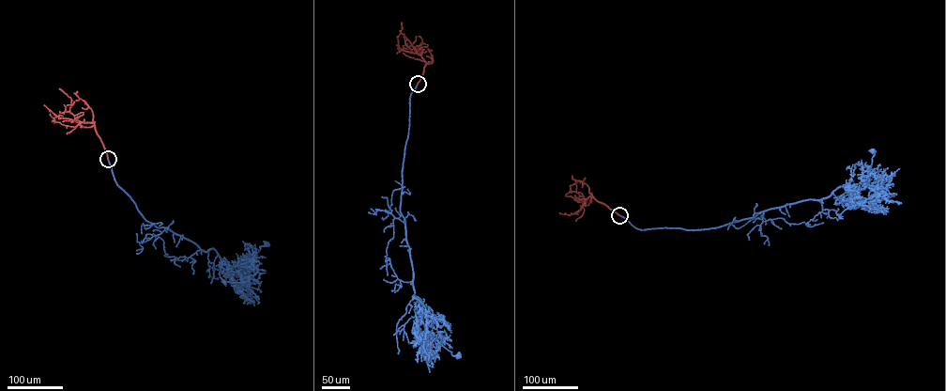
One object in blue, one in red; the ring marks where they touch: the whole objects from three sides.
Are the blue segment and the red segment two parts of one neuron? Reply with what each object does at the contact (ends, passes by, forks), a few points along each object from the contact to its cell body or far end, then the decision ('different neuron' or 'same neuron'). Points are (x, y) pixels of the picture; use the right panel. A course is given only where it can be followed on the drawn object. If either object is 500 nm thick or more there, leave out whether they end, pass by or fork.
blue runs (619, 215), (639, 229), (719, 226), (770, 209), (827, 198), (841, 186), (864, 188), (874, 154), (872, 150); red runs (619, 215), (591, 195), (585, 200), (576, 192), (577, 181), (573, 179); same neuron

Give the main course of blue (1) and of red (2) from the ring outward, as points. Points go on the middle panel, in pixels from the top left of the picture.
1: (418, 84), (410, 97), (400, 211), (419, 304), (419, 329), (452, 355), (458, 355)
2: (418, 84), (427, 64), (415, 54), (419, 48), (422, 51), (418, 48)

